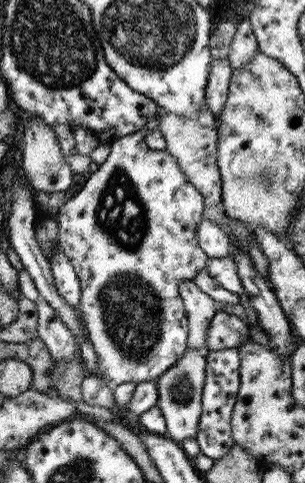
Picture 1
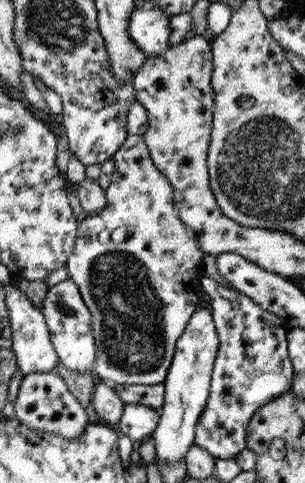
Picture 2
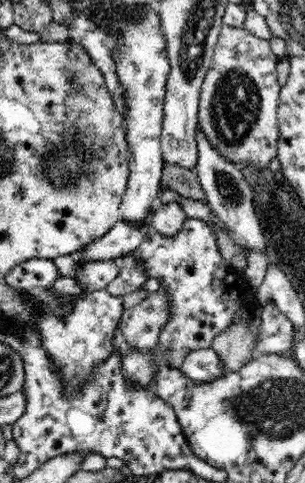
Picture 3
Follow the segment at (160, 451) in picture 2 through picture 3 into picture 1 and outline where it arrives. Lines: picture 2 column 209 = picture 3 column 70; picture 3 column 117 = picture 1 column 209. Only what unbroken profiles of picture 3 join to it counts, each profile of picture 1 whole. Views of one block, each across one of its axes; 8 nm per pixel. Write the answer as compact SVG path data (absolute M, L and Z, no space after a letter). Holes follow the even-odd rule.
M183 282L179 284L179 290L183 294L183 304L187 312L187 350L197 350L197 354L205 356L209 346L209 336L213 332L213 324L217 320L217 314L221 306L211 300L211 296L203 294L195 282Z

